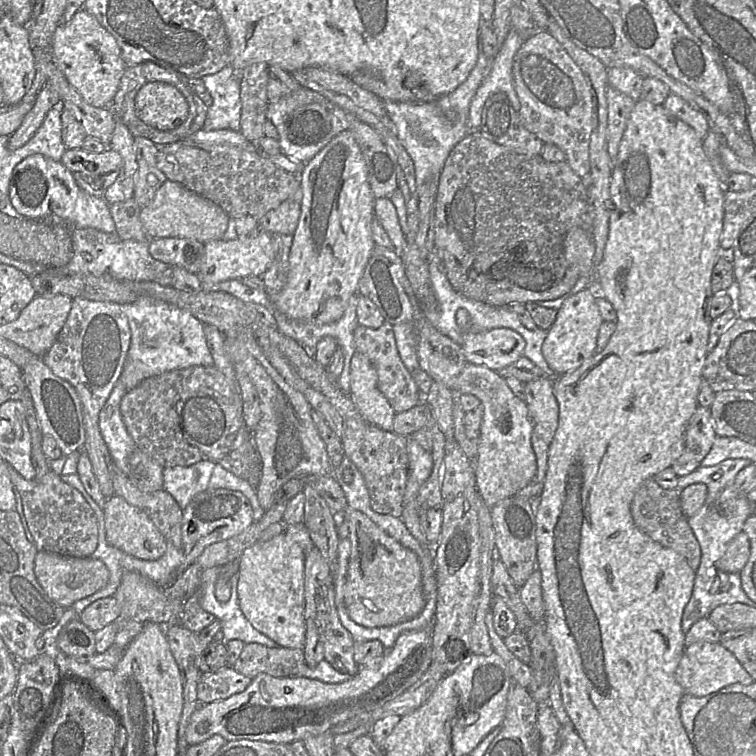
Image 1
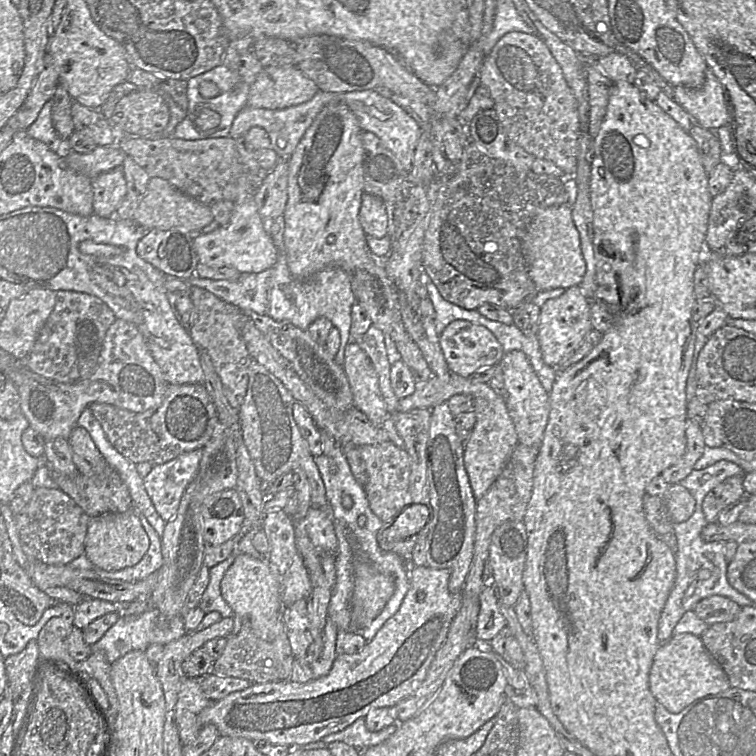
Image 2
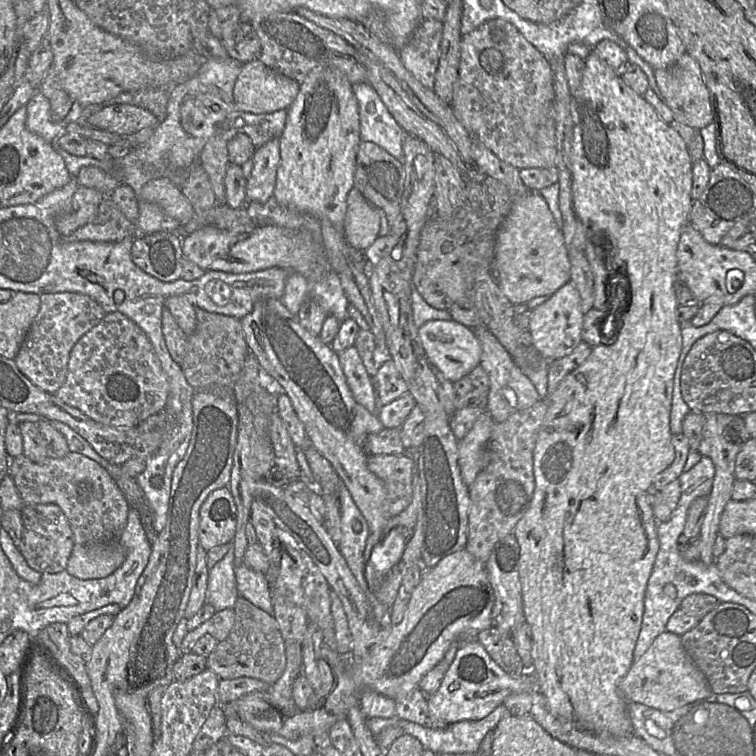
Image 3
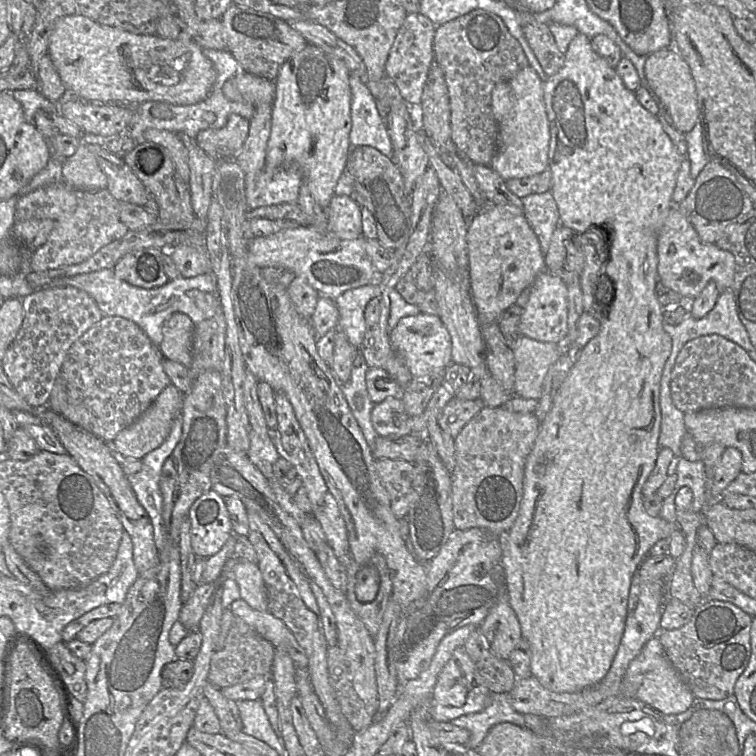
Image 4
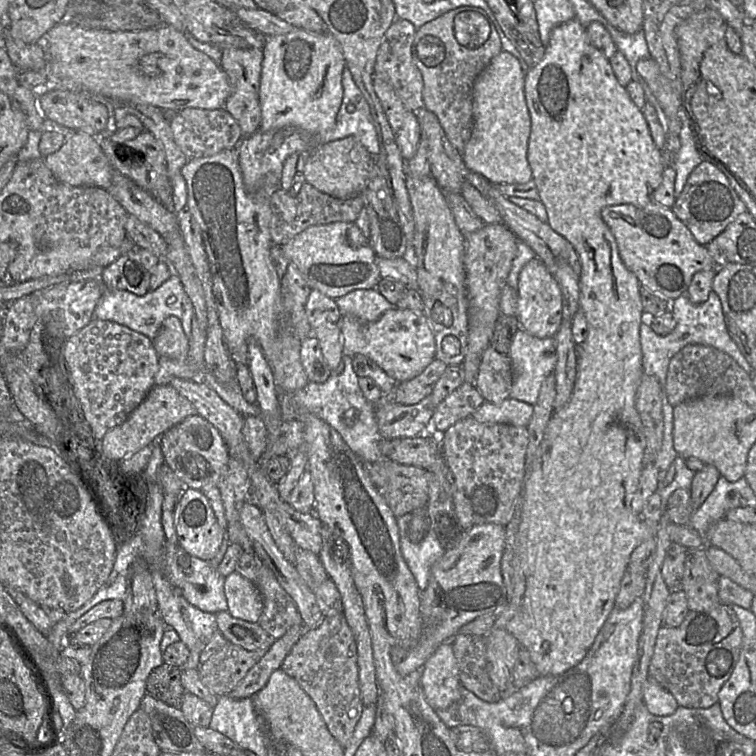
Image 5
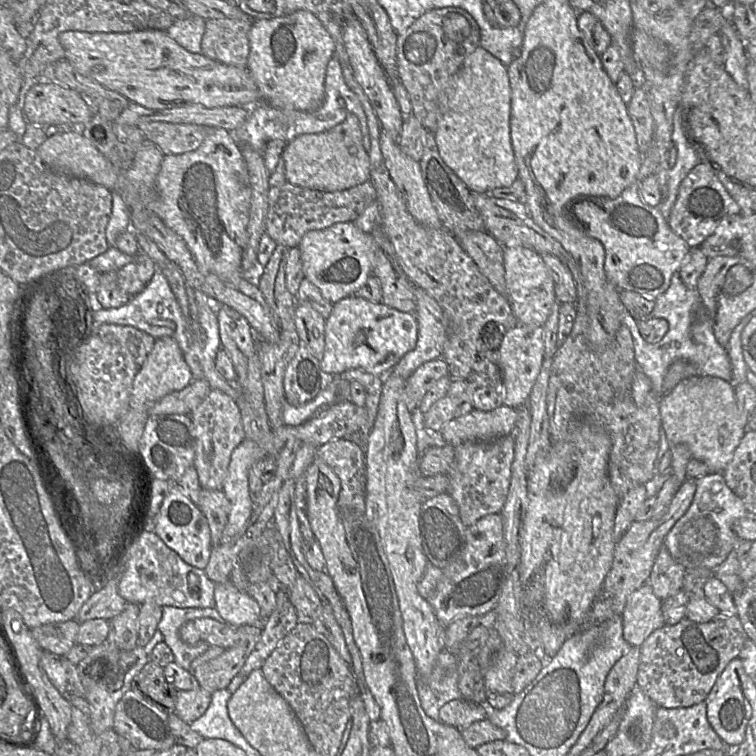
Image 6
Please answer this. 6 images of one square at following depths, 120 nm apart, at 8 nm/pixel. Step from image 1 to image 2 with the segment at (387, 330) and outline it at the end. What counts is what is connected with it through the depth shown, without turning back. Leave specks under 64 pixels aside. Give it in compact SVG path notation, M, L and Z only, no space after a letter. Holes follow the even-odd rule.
M372 324L362 335L358 336L354 343L368 356L378 376L378 382L382 397L388 411L397 412L399 398L394 394L390 384L391 363L385 346L385 334Z

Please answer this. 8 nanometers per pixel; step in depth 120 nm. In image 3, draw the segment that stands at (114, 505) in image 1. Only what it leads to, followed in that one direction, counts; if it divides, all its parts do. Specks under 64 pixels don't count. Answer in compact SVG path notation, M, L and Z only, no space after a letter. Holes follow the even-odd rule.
M114 540L105 544L74 544L66 571L80 579L104 578L125 561L126 551Z

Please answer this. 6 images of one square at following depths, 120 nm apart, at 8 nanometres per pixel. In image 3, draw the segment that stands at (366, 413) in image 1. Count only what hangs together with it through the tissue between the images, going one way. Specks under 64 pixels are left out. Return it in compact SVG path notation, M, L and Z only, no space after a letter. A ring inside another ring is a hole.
M353 345L338 353L339 362L354 400L371 413L376 413L379 404L372 377Z

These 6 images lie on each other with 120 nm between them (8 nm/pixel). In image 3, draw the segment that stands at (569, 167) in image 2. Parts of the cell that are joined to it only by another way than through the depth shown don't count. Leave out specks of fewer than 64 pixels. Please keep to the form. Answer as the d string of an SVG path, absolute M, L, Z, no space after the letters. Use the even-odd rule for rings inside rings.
M495 18L479 25L476 29L462 36L461 54L456 82L456 93L454 95L451 109L454 116L472 137L477 138L485 147L491 150L499 159L519 168L549 168L556 166L558 147L556 141L556 123L554 118L554 75L549 61L544 55L519 32L510 22Z

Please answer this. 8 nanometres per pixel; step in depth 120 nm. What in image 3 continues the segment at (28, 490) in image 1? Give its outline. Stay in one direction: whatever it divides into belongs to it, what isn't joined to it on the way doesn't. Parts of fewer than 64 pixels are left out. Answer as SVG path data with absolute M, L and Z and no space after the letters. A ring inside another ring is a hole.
M34 504L23 506L22 510L22 549L28 565L40 573L59 572L66 569L74 547L74 538L69 522L56 504Z

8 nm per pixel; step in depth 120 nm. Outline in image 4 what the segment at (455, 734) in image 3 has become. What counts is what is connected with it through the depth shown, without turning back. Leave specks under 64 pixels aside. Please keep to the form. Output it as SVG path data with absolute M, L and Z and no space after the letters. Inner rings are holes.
M491 694L488 704L482 711L460 716L448 723L470 732L470 738L465 746L474 750L483 742L489 731L498 724L511 723L526 727L524 716L512 708L508 694Z

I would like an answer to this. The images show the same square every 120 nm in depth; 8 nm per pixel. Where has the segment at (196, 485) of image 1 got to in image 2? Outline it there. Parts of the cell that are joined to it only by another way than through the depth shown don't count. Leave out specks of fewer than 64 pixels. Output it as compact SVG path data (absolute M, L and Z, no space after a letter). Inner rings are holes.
M193 450L160 465L153 465L149 474L143 478L144 488L159 516L169 522L175 516L181 498L193 480L201 458L201 450Z

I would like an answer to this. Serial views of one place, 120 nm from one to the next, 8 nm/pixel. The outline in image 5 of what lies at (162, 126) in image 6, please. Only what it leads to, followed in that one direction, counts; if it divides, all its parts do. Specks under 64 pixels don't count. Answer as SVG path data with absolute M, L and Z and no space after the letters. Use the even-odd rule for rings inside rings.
M224 108L214 110L185 109L169 120L174 141L187 159L213 156L223 150L236 149L243 138L238 122Z

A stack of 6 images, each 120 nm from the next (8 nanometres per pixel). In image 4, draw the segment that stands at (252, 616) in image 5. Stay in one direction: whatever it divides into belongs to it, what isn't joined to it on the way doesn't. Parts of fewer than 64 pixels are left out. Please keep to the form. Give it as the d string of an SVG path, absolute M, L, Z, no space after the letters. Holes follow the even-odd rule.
M238 560L231 571L231 577L239 587L242 600L255 610L267 611L266 587L257 563Z

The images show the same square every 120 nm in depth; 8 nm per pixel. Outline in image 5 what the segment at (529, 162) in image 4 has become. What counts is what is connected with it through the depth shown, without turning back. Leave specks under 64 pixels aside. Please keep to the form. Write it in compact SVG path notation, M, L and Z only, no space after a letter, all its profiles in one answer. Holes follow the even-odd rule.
M503 51L490 61L473 85L474 124L461 156L467 169L482 175L494 185L521 184L532 179L532 170L527 160L531 118L525 98L525 75L526 72L522 69L520 61L511 53Z

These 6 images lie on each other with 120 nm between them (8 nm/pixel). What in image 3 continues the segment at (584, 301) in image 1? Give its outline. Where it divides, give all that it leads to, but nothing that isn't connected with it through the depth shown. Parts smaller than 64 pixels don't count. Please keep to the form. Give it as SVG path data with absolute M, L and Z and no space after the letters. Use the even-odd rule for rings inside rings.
M566 283L532 309L529 325L532 345L547 361L567 356L582 342L583 321L579 292L573 284Z

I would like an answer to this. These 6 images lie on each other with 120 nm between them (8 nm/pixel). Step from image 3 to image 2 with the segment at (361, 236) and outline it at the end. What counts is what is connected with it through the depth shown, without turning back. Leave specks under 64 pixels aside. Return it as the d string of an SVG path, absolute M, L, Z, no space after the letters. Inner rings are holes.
M363 193L359 221L367 237L382 238L388 235L385 203L378 197Z

